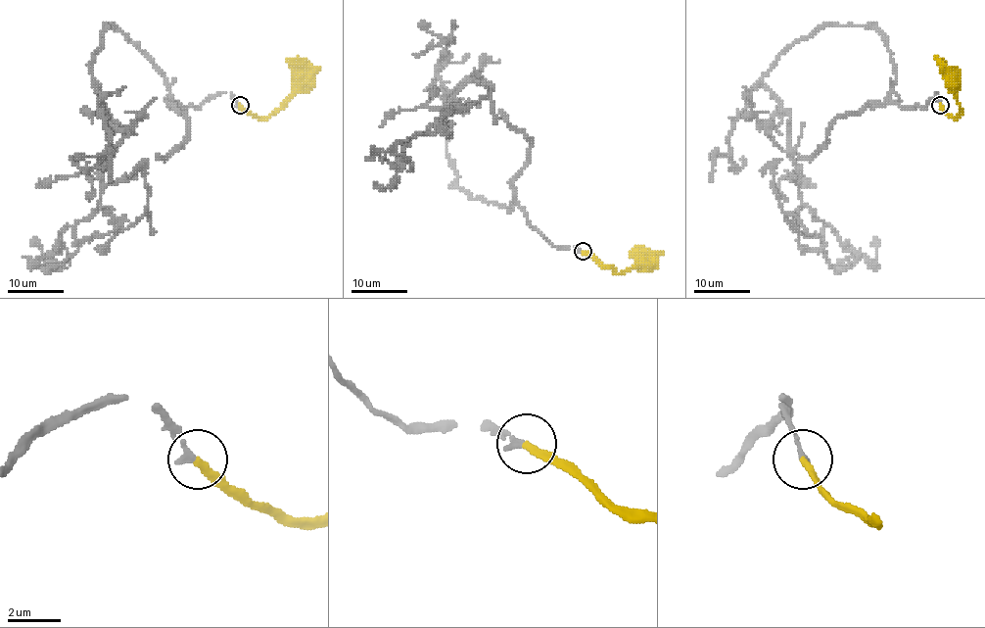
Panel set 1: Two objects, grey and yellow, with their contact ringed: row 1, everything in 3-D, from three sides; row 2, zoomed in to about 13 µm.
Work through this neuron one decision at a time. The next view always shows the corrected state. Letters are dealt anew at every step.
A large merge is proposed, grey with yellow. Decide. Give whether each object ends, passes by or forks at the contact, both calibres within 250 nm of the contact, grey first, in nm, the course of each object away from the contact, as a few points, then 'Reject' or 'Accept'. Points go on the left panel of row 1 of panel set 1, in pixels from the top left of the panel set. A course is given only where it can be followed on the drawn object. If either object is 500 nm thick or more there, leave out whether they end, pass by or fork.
At the ring grey ends. At the ring yellow ends. Thickness 260 nm (grey) against 280 nm. Course of grey: (239, 106), (177, 104), (104, 24), (90, 70), (115, 229), (51, 268), (66, 247). Course of yellow: (240, 106), (259, 118), (267, 118), (293, 93), (294, 71), (304, 58). Accept

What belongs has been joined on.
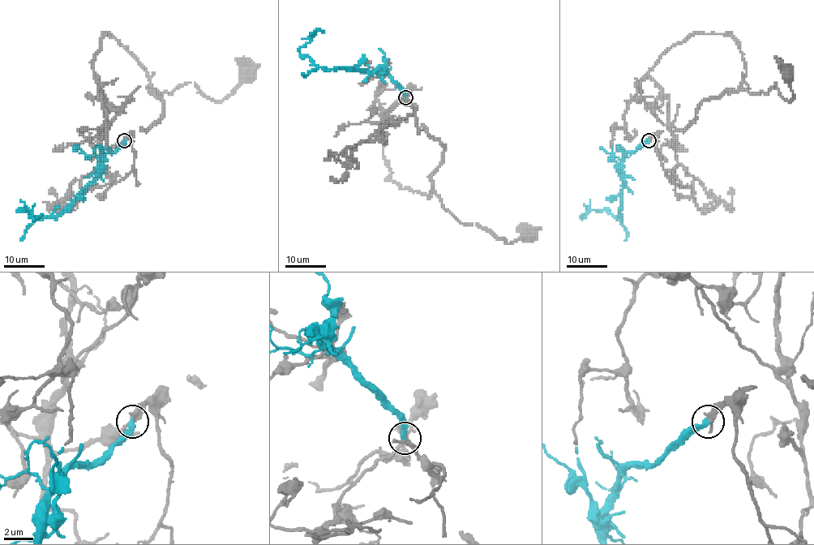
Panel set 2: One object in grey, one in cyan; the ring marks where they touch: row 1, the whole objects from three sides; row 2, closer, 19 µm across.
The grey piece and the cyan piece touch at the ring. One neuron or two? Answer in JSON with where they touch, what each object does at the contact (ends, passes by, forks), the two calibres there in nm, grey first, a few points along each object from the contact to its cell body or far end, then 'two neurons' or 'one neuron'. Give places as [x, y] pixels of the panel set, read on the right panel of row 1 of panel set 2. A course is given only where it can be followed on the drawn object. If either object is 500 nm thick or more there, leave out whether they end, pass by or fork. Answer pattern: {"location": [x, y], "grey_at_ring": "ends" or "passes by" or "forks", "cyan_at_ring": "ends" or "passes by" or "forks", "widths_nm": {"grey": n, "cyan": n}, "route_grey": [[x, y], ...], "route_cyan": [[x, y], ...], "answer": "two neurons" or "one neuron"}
{"location": [649, 140], "grey_at_ring": "ends", "cyan_at_ring": "ends", "widths_nm": {"grey": 440, "cyan": 360}, "route_grey": [[648, 140], [674, 182], [649, 70], [668, 49], [730, 33], [743, 88], [775, 83], [789, 100], [776, 57]], "route_cyan": [[648, 140], [621, 161], [621, 216], [615, 218], [606, 209], [590, 210], [582, 218], [584, 213]], "answer": "one neuron"}

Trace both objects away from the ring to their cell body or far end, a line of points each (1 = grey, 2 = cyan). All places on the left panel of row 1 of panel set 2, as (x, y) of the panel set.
1: (124, 140), (134, 163), (114, 182), (100, 164), (102, 33), (159, 92), (194, 83), (221, 100), (248, 57)
2: (124, 140), (104, 156), (99, 173), (58, 214), (34, 218), (18, 210), (29, 210), (33, 218), (42, 213)

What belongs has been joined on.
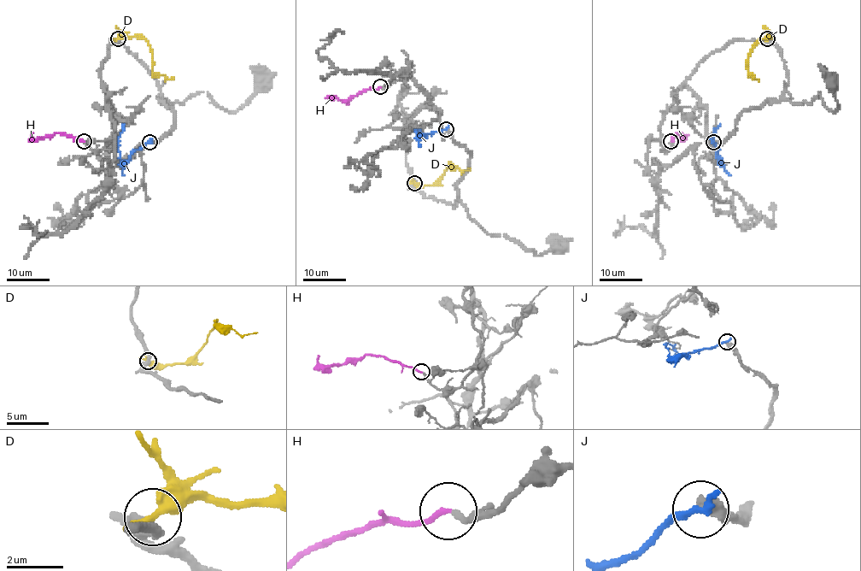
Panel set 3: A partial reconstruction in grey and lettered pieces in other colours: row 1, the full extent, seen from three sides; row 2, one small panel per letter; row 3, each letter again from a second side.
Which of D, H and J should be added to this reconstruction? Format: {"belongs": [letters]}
{"belongs": ["H"]}

